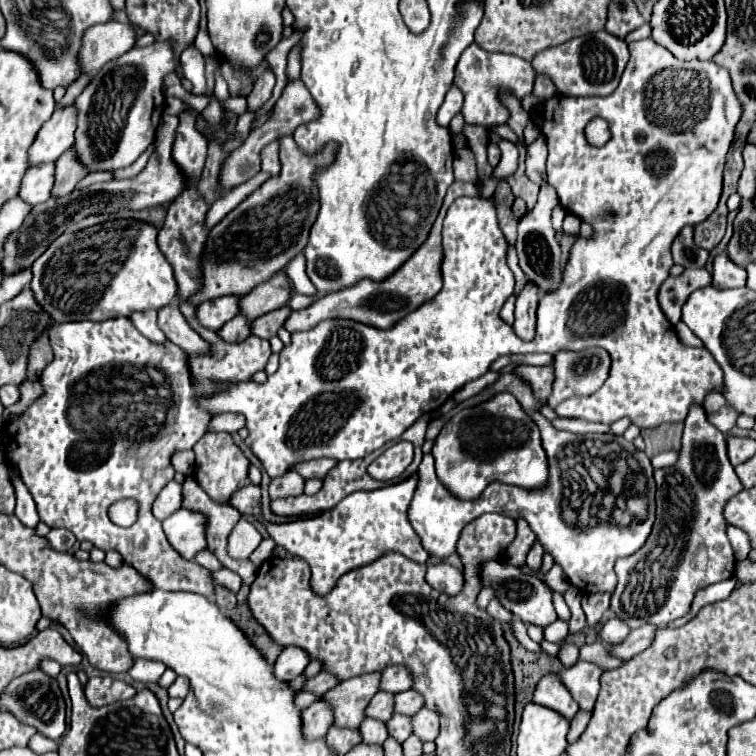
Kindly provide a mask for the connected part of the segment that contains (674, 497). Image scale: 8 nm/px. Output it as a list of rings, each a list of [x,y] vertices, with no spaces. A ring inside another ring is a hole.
[[[692,408],[692,412],[688,414],[688,418],[684,422],[682,448],[678,452],[676,464],[654,470],[654,478],[658,484],[654,528],[650,532],[646,544],[638,552],[634,552],[632,556],[620,558],[614,566],[616,576],[618,576],[618,584],[612,592],[612,606],[610,608],[630,628],[640,628],[640,624],[644,624],[644,622],[664,628],[668,622],[672,622],[680,616],[686,616],[690,612],[692,600],[698,590],[734,576],[734,568],[736,568],[734,550],[732,550],[730,540],[726,536],[728,522],[724,518],[724,506],[732,496],[742,492],[744,486],[740,484],[740,480],[734,472],[734,466],[728,460],[726,436],[706,420],[706,414],[702,408]],[[644,592],[652,592],[652,594],[658,592],[658,598],[664,600],[664,604],[662,606],[644,606],[644,596],[648,596]]]

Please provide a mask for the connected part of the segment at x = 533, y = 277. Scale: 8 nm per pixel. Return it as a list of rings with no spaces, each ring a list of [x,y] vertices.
[[[544,184],[540,188],[540,196],[536,202],[536,208],[532,212],[528,212],[520,224],[518,224],[518,242],[516,242],[516,252],[518,252],[518,260],[520,260],[520,268],[524,270],[524,274],[528,276],[528,280],[532,284],[538,286],[538,290],[544,292],[554,292],[560,282],[562,282],[562,268],[560,268],[560,258],[562,258],[562,250],[560,244],[556,240],[556,232],[552,228],[552,210],[560,204],[556,190],[550,184]]]

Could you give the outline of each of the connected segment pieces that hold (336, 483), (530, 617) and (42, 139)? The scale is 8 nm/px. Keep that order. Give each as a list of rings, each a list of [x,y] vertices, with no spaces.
[[[397,440],[387,442],[382,448],[374,451],[372,456],[366,456],[366,458],[360,458],[360,460],[344,460],[344,462],[340,462],[336,468],[332,468],[332,472],[330,472],[330,474],[326,476],[326,480],[324,480],[322,490],[320,490],[318,494],[314,494],[314,496],[306,496],[306,494],[302,494],[302,496],[296,496],[296,498],[292,498],[292,496],[290,496],[290,498],[274,500],[274,502],[270,504],[272,514],[276,514],[276,516],[320,514],[320,512],[324,512],[324,510],[334,508],[342,498],[346,498],[346,496],[348,496],[348,494],[352,494],[352,492],[358,492],[358,490],[366,490],[366,492],[368,492],[368,490],[384,488],[384,486],[386,486],[386,482],[380,482],[380,480],[370,478],[370,476],[368,476],[368,472],[366,472],[366,468],[368,468],[368,464],[370,464],[370,462],[373,462],[381,453],[393,446],[396,442]]]
[[[498,560],[486,562],[484,570],[482,570],[482,584],[492,586],[496,590],[496,598],[502,602],[502,606],[528,624],[548,626],[558,618],[554,604],[552,604],[552,590],[548,588],[548,584],[542,582],[538,576],[524,574],[520,568],[516,568],[512,564],[498,562]]]
[[[72,104],[58,108],[52,114],[52,118],[40,128],[36,136],[36,144],[32,144],[30,148],[32,164],[58,160],[58,156],[64,154],[74,144],[76,116],[78,110]]]

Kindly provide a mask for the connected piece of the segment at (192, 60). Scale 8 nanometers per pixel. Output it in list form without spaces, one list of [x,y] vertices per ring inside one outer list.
[[[188,46],[180,54],[180,68],[186,80],[194,84],[194,80],[202,80],[202,54],[198,52],[196,46]]]

